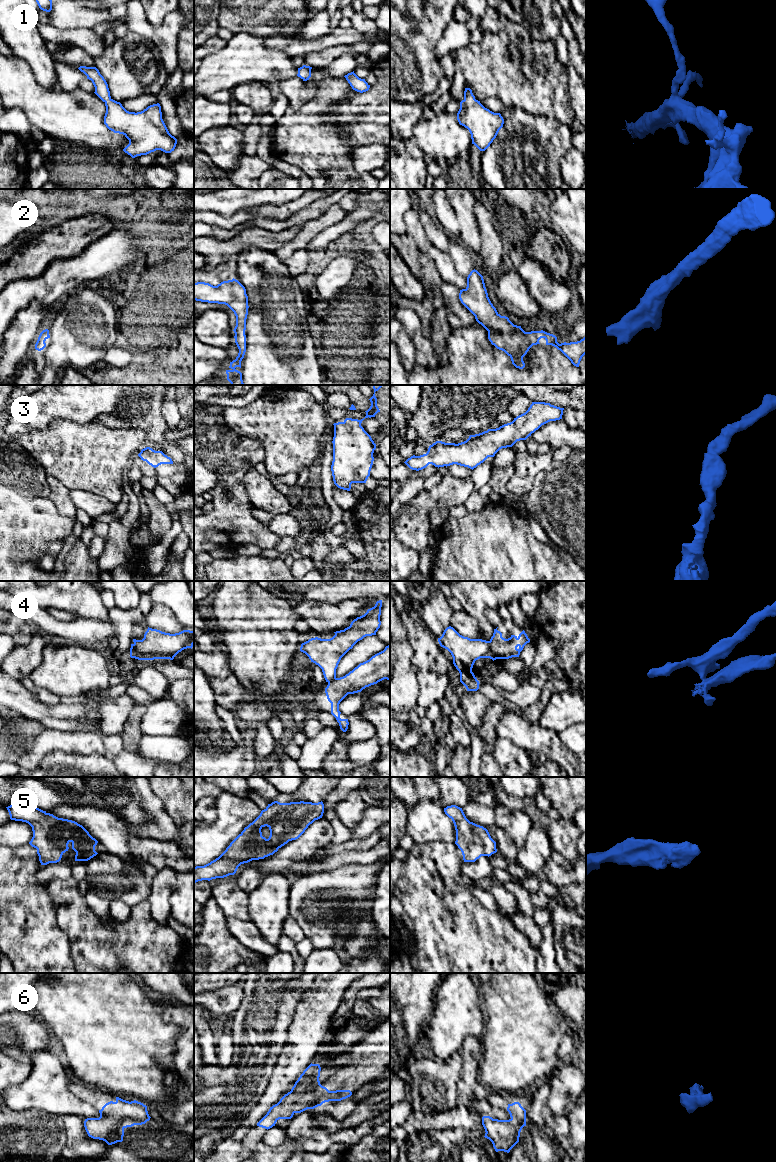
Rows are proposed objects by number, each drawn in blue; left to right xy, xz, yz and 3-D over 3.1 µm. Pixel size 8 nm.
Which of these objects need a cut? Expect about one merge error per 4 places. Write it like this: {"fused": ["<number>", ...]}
{"fused": ["4"]}

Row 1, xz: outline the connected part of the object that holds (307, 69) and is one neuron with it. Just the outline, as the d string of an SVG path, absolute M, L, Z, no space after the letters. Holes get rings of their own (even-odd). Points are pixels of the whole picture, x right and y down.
M303 65L302 67L298 68L297 76L300 77L303 81L307 81L311 77L311 69L312 67Z

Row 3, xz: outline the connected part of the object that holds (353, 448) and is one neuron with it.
M373 385L374 394L369 399L370 408L361 419L346 418L343 422L334 423L333 461L331 471L334 484L343 490L350 491L352 483L366 483L373 465L373 453L376 444L361 426L365 418L375 417L380 412L375 392L382 385Z

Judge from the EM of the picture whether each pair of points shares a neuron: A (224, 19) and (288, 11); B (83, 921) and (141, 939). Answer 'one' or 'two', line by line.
A: one
B: one

